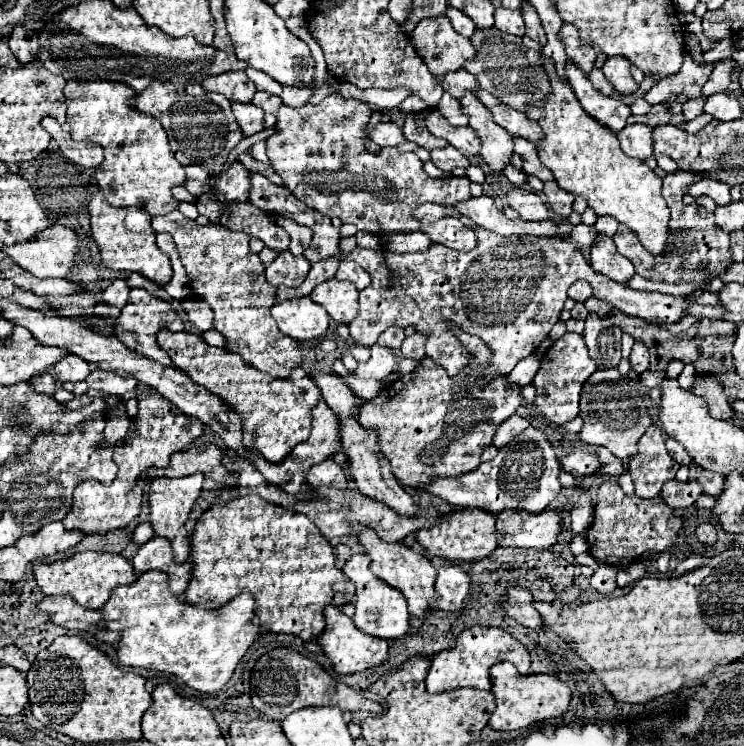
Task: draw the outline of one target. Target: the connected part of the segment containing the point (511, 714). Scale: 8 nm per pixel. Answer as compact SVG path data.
M498 662L490 670L492 692L496 696L496 710L490 716L490 726L494 730L520 730L534 722L562 716L568 710L572 692L570 688L556 678L556 674L518 674L512 662Z

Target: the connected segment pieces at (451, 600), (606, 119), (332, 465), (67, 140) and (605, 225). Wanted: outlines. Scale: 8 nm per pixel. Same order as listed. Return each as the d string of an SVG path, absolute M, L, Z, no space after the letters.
M440 562L436 578L438 596L432 600L432 608L458 610L468 594L468 588L470 588L470 578L458 564Z
M566 62L566 76L568 76L568 82L578 98L578 102L582 104L582 108L592 116L596 118L598 122L606 124L608 128L612 128L614 132L616 130L622 130L622 126L626 124L628 116L630 116L630 106L620 102L620 100L614 100L610 96L604 96L600 94L592 82L588 80L588 74L582 72L574 62Z
M328 458L316 466L310 468L310 472L306 474L306 482L312 488L320 488L320 486L332 486L332 488L348 488L348 478L346 472L342 470L342 466Z
M52 116L42 118L42 128L46 128L46 132L50 132L50 136L56 140L58 148L74 164L80 164L84 168L96 168L102 164L104 150L96 142L74 142L72 136L68 132L64 132L60 122Z
M598 216L596 224L594 224L596 230L600 230L602 234L608 234L612 236L616 230L618 230L618 220L612 218L612 216Z

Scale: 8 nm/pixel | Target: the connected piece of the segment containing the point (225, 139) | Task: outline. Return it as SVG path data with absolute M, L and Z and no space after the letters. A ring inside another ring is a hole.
M154 82L154 86L148 86L138 94L134 100L136 110L152 114L158 118L168 132L172 154L184 164L198 164L202 166L210 176L220 174L226 166L226 160L230 152L244 140L244 134L238 126L238 122L228 116L232 112L230 102L222 94L206 92L200 84L170 84L170 82ZM192 116L224 116L220 122L210 124L192 124Z

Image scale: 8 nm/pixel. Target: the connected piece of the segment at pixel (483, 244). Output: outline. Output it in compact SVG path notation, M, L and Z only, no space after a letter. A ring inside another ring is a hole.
M434 202L422 204L414 214L418 214L418 220L424 224L432 224L442 216L458 216L460 222L476 232L476 248L460 252L444 244L432 244L428 252L416 254L354 248L346 260L358 262L372 276L372 284L360 292L358 316L350 322L350 336L358 344L372 346L378 334L390 326L414 326L420 332L428 332L426 356L440 362L450 376L458 374L468 364L468 354L462 346L456 346L456 340L444 320L456 322L462 330L476 334L492 348L492 368L486 372L486 378L508 374L522 358L538 350L542 338L560 320L568 288L580 278L586 278L592 284L596 298L644 320L658 318L672 324L684 314L718 320L726 316L726 306L720 302L718 294L712 292L704 292L688 308L688 302L682 298L660 292L638 292L626 284L618 284L612 278L594 272L582 250L566 238L536 238L528 234L500 236L472 224L470 218L458 214L452 206Z

